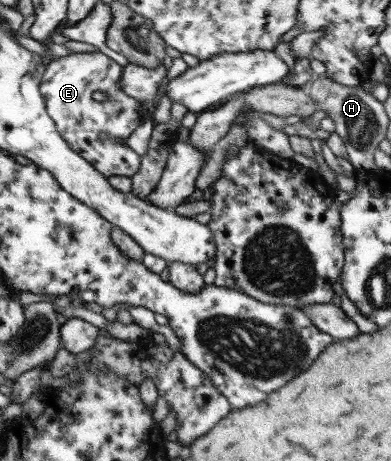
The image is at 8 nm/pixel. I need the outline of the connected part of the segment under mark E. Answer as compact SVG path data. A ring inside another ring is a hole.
M71 52L64 57L46 62L39 85L46 110L59 135L69 147L78 152L105 177L121 175L132 178L141 165L141 156L131 149L125 140L144 123L139 100L119 88L123 66L103 52ZM94 91L104 91L107 99L95 102ZM105 135L105 140L100 140Z

